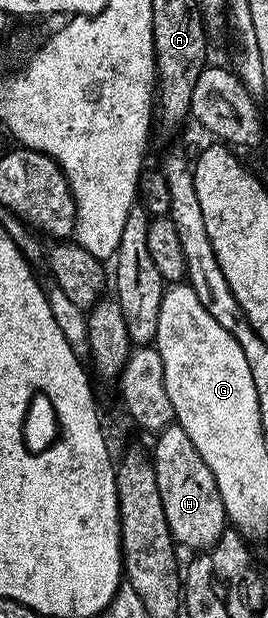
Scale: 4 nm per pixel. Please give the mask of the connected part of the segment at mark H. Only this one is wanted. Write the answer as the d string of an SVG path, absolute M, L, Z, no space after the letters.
M170 425L156 439L157 444L151 447L151 458L174 544L190 547L193 553L208 551L227 529L225 506L223 497L219 497L219 485L215 485L215 473L207 469L207 461L199 457L199 449L191 445L191 437L187 437L181 427Z

